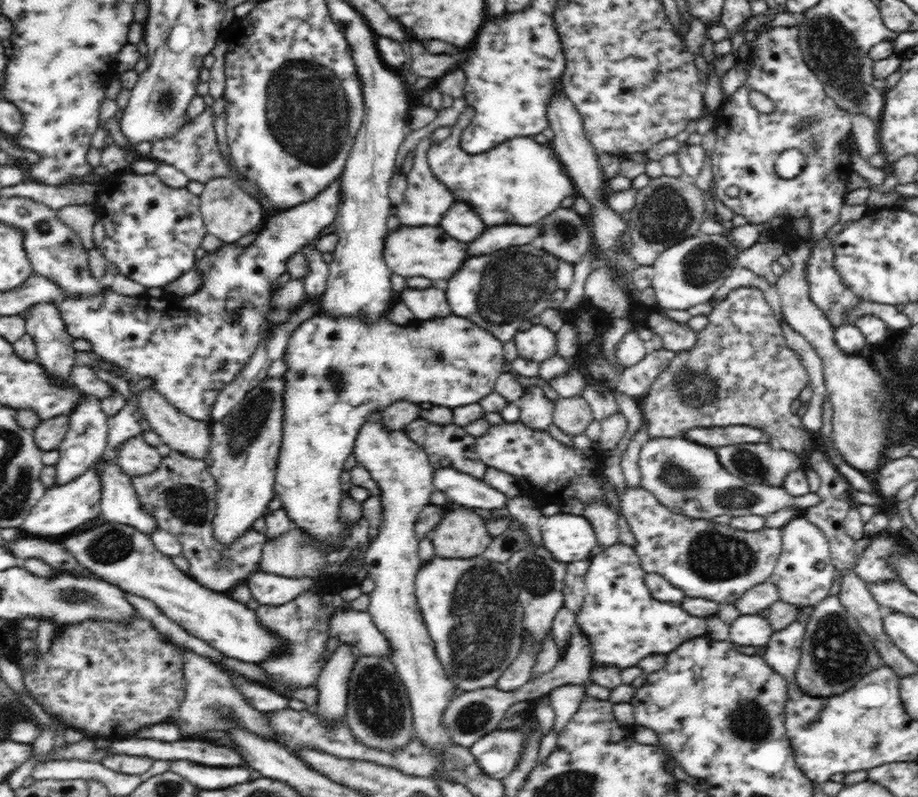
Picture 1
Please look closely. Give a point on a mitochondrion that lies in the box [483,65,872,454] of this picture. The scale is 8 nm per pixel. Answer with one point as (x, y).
(666, 214)

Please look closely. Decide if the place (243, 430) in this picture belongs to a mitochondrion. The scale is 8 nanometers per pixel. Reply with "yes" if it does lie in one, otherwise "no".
yes

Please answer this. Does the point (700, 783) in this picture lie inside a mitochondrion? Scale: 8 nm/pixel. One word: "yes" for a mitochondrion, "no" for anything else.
no

